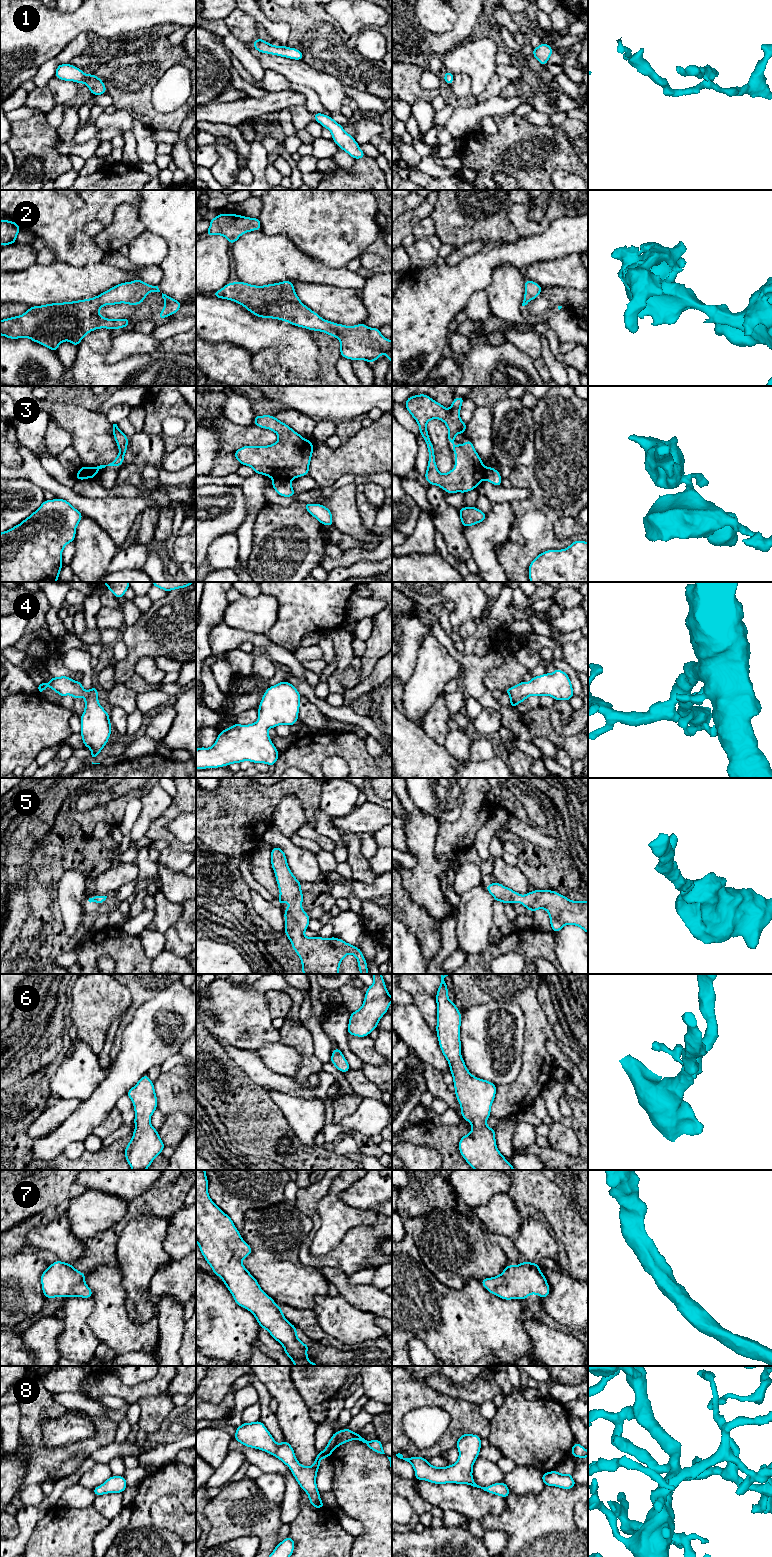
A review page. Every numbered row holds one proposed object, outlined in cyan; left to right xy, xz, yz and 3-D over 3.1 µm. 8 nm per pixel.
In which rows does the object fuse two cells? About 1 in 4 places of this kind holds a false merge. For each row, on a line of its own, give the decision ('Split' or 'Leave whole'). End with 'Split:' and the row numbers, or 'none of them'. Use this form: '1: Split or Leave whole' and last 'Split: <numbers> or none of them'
1: Leave whole
2: Leave whole
3: Split
4: Leave whole
5: Leave whole
6: Leave whole
7: Leave whole
8: Leave whole
Split: 3

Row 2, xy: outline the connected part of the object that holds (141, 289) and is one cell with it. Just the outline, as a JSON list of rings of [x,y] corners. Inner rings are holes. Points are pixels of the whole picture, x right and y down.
[[[136,279],[132,282],[120,283],[93,298],[33,306],[20,316],[0,320],[0,335],[10,339],[26,337],[54,352],[57,352],[58,346],[63,341],[70,341],[78,347],[80,341],[93,330],[100,328],[113,330],[129,326],[128,318],[113,320],[102,317],[99,310],[103,306],[120,303],[135,306],[143,303],[148,292],[160,292],[160,290],[158,286],[149,285],[140,279]]]

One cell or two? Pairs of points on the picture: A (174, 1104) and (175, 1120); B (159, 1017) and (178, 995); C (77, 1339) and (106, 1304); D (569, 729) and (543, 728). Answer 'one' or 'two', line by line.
A: two
B: one
C: two
D: two

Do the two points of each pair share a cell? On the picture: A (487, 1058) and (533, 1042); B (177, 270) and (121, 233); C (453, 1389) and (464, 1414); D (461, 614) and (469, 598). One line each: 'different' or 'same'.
A: different
B: different
C: different
D: same

